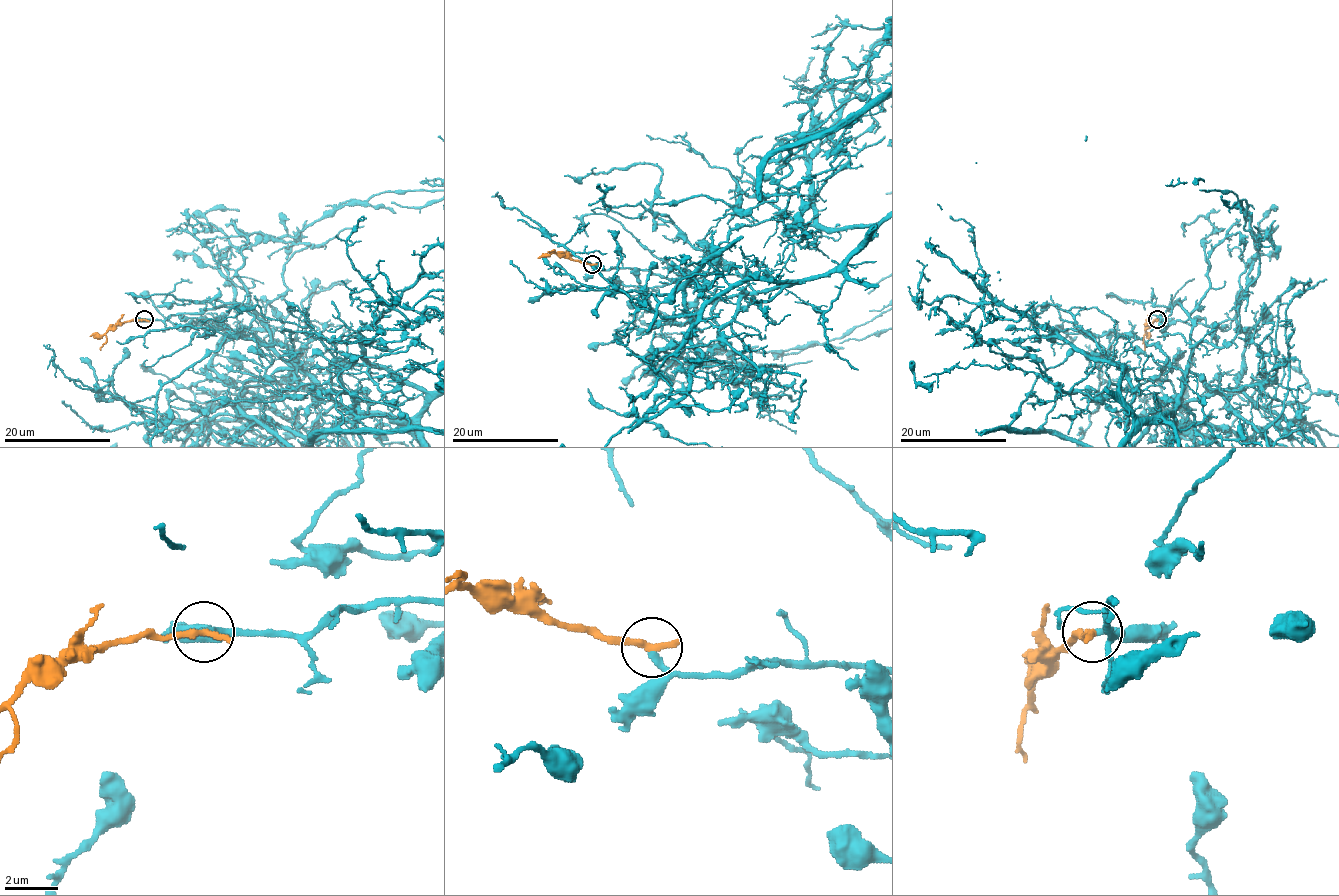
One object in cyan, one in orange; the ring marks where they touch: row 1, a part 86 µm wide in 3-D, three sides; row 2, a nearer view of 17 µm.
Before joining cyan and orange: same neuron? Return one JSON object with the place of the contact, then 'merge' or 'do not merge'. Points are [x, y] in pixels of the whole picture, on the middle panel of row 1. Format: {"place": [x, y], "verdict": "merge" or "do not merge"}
{"place": [592, 264], "verdict": "merge"}

